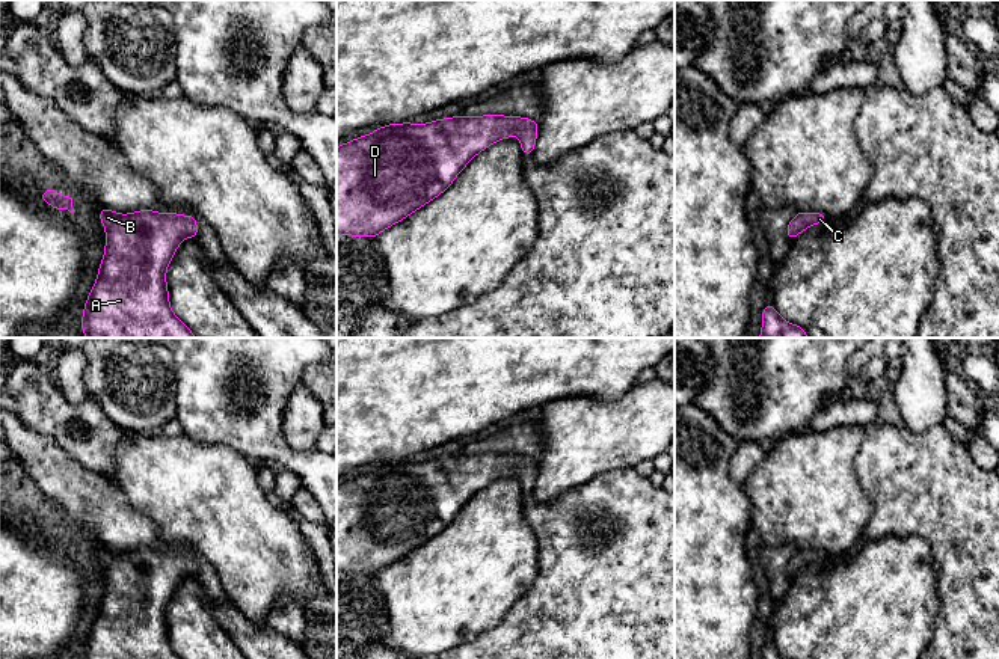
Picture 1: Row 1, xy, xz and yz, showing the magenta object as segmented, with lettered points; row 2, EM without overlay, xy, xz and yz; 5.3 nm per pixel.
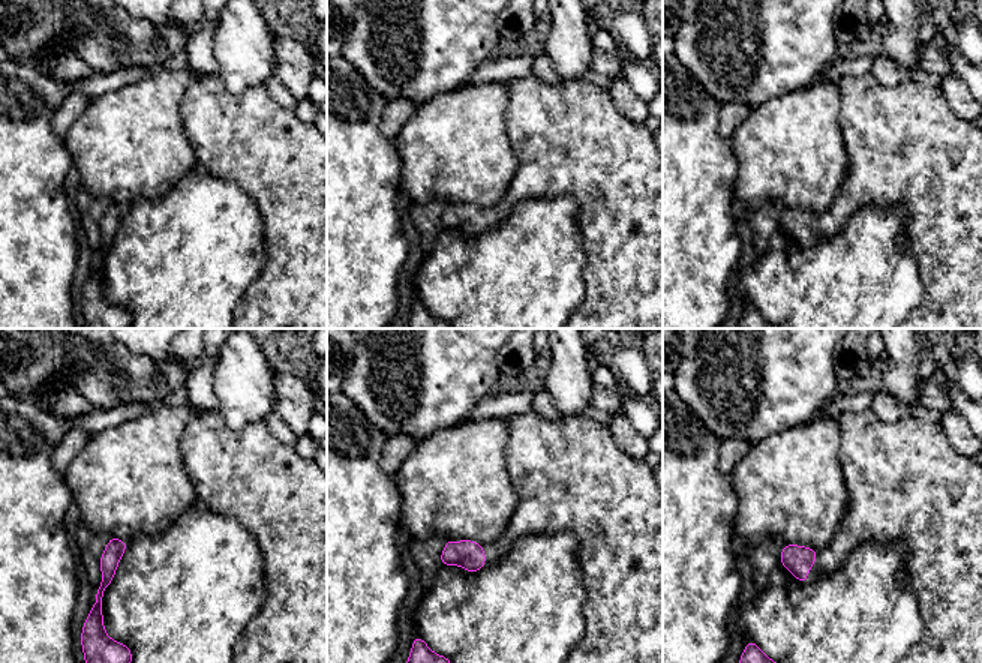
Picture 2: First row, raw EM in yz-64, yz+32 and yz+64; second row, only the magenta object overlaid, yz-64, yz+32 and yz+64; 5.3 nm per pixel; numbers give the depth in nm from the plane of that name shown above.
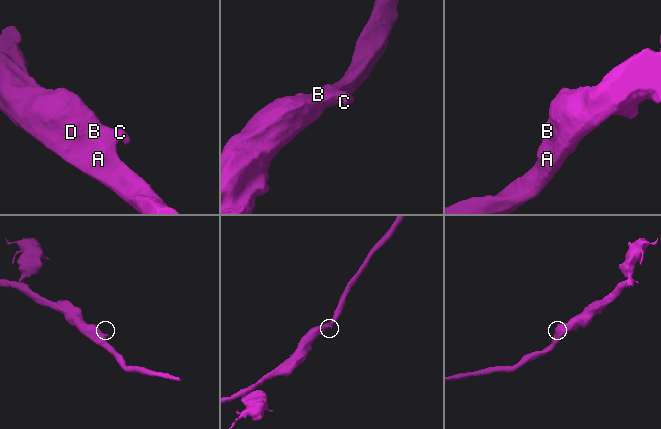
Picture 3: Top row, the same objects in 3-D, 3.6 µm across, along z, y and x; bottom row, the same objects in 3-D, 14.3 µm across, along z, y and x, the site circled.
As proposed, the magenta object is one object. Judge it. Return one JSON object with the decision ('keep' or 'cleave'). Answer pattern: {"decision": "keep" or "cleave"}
{"decision": "keep"}

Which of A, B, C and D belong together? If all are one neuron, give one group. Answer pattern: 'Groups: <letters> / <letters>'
Groups: A B C D

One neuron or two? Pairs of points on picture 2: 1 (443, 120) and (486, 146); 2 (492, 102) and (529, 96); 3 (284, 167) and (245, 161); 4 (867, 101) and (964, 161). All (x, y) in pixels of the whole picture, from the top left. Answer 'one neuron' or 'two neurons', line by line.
1: one neuron
2: two neurons
3: one neuron
4: one neuron

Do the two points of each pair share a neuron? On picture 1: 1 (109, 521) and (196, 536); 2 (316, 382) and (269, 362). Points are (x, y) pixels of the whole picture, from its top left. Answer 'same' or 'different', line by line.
1: different
2: different

